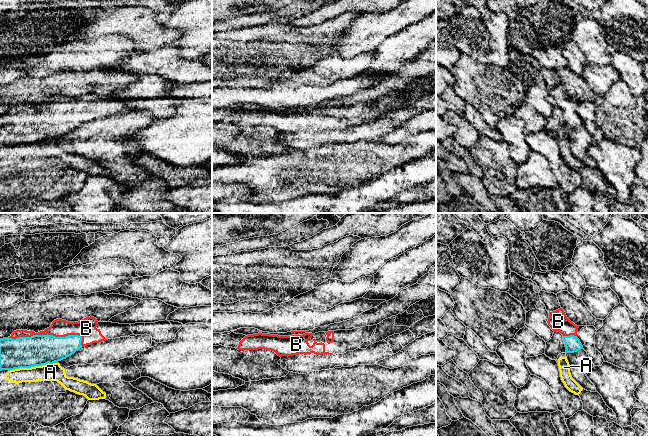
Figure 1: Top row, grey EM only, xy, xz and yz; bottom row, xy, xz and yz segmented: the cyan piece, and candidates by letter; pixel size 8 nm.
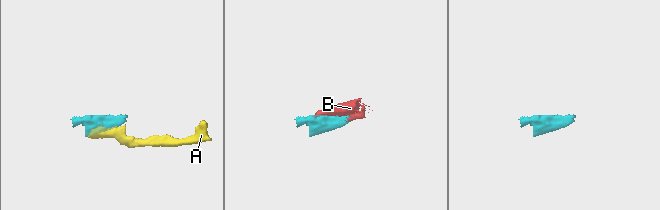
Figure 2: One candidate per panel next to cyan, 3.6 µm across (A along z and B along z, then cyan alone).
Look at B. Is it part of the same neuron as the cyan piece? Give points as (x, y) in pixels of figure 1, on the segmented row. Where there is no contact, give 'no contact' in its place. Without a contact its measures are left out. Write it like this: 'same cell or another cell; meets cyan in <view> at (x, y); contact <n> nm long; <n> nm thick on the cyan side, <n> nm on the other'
same cell; meets cyan in xy at (49, 335); contact 600 nm long; 260 nm thick on the cyan side, 140 nm on the other

